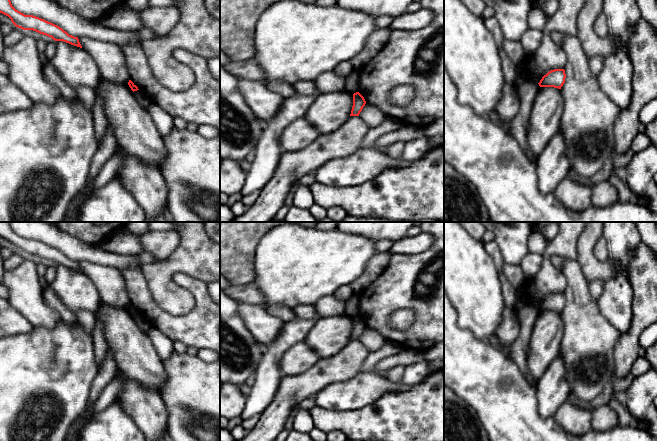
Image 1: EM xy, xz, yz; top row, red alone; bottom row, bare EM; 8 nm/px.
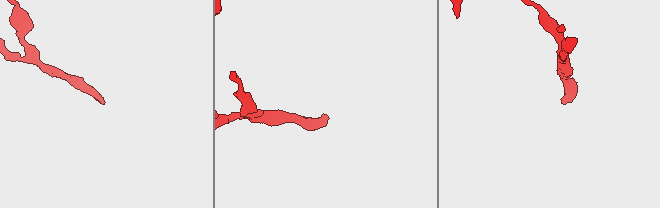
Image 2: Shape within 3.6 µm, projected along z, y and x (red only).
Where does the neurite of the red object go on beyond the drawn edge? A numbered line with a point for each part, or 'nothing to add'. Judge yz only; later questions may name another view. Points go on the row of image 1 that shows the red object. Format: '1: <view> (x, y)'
nothing to add

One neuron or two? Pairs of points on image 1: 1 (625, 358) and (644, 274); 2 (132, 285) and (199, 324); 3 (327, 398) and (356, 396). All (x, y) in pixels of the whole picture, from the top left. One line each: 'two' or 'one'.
1: one
2: one
3: one

